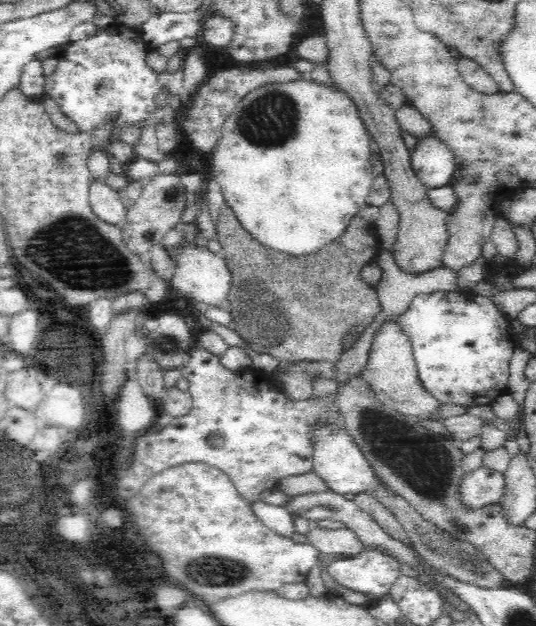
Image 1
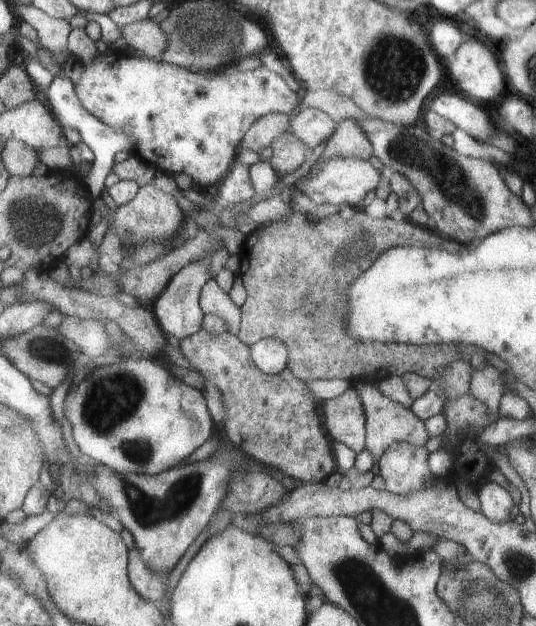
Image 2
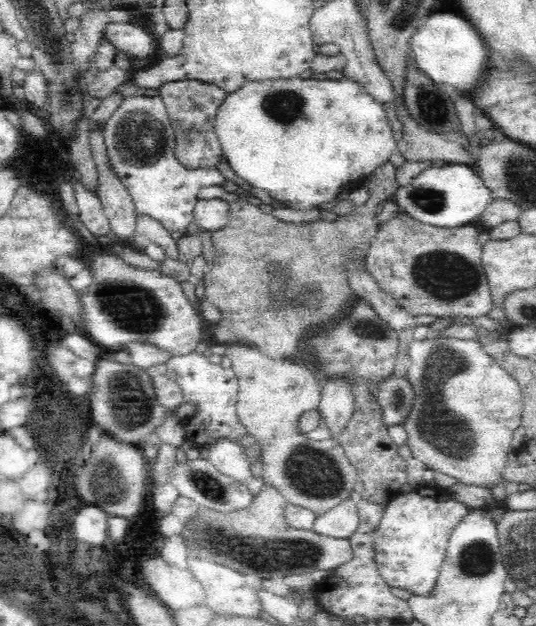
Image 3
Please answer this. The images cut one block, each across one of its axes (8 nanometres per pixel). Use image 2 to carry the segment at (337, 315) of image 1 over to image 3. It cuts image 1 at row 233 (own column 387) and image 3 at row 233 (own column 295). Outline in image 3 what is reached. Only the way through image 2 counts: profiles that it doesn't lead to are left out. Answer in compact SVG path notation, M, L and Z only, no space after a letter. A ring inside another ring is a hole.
M394 160L382 162L382 164L366 178L364 188L366 188L368 194L370 194L368 202L366 202L364 206L354 206L354 210L348 212L346 216L340 216L338 222L334 222L334 220L330 220L330 222L328 222L328 220L314 220L314 222L310 222L310 224L288 224L288 222L276 220L274 216L262 214L262 212L260 212L260 206L254 204L254 200L250 200L250 198L244 198L244 196L228 196L228 200L230 200L230 222L228 222L226 228L222 228L222 230L218 230L218 232L212 232L212 248L216 250L216 260L214 260L214 264L210 266L208 274L204 276L206 298L208 298L208 302L210 302L212 306L216 306L216 308L220 310L220 314L222 314L222 320L218 322L216 332L214 332L214 340L216 340L218 344L244 344L244 346L254 346L254 348L258 348L264 356L270 356L270 358L282 358L282 360L288 360L288 358L290 358L290 360L298 360L298 362L310 364L310 356L308 356L306 350L304 350L302 336L304 336L306 332L310 332L312 328L322 328L322 326L326 326L326 324L334 324L334 322L340 318L340 314L344 314L344 310L346 310L346 308L352 304L352 300L356 298L354 290L348 286L348 276L346 276L346 268L348 268L348 266L346 266L346 264L348 264L354 256L358 256L358 258L364 262L362 268L366 268L370 242L372 242L372 238L374 238L376 232L378 232L376 206L378 206L380 202L394 200L394 194L396 194L396 190L400 188L398 182L396 182L396 170L398 170L398 164L394 164Z

